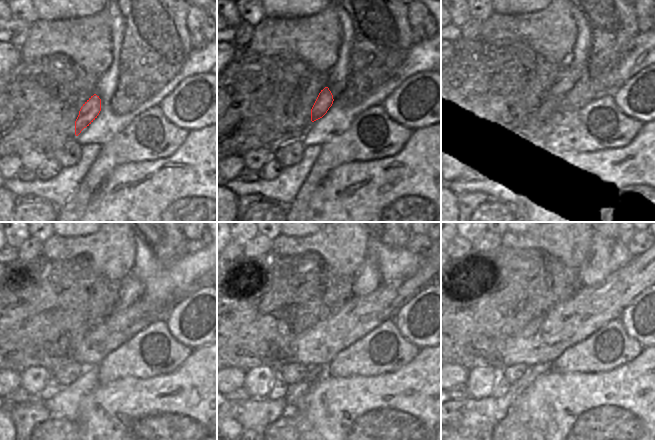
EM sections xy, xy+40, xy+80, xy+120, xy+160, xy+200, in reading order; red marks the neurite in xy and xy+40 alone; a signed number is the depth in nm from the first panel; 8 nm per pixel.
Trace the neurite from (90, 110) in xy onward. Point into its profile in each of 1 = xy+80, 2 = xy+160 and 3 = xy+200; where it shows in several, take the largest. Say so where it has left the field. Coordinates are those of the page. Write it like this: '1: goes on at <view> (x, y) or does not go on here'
1: goes on at xy+80 (569, 76)
2: goes on at xy+160 (367, 278)
3: goes on at xy+200 (596, 268)

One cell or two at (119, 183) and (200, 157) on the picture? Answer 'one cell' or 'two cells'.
one cell

